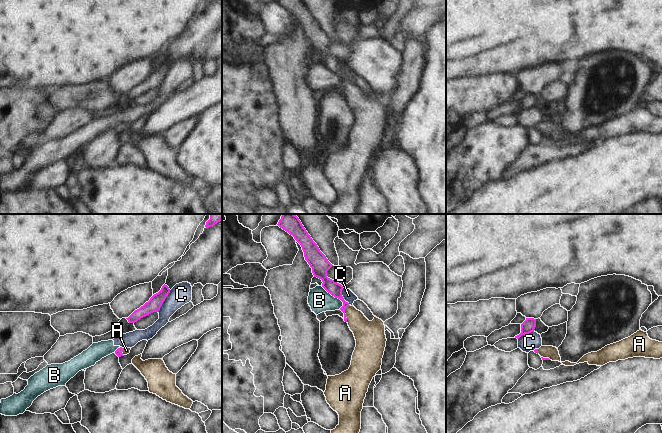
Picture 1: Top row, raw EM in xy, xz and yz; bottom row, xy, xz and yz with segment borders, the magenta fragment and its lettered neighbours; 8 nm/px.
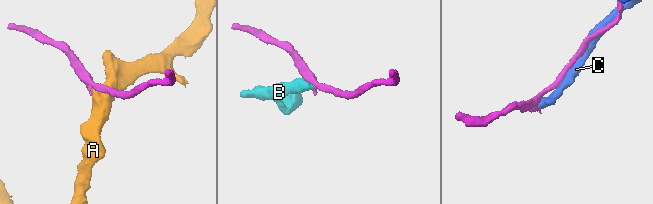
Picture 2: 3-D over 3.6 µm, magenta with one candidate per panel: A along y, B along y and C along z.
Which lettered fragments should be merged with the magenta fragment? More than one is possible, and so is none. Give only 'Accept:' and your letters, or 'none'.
Accept: A

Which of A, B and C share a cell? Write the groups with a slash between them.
A / B C

